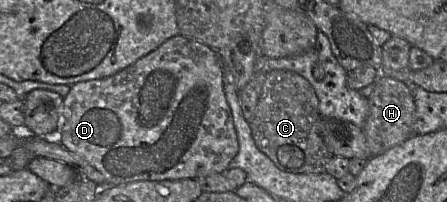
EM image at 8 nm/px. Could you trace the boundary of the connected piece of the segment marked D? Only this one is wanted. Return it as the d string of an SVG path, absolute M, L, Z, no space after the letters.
M178 34L112 76L78 82L70 86L70 91L63 99L63 114L59 124L59 134L47 137L52 137L69 151L84 158L104 175L108 184L113 186L126 185L137 181L198 179L213 174L224 174L228 170L230 162L237 155L239 144L232 113L223 90L224 69L218 56L218 52L209 46Z

